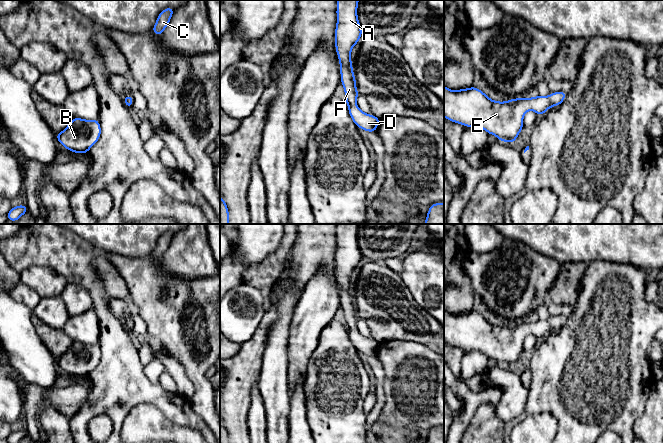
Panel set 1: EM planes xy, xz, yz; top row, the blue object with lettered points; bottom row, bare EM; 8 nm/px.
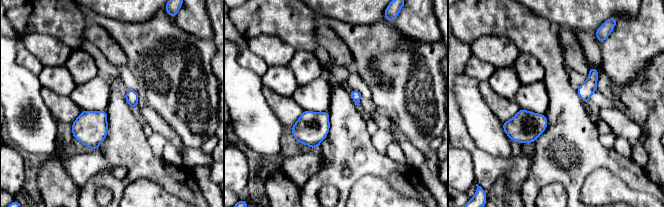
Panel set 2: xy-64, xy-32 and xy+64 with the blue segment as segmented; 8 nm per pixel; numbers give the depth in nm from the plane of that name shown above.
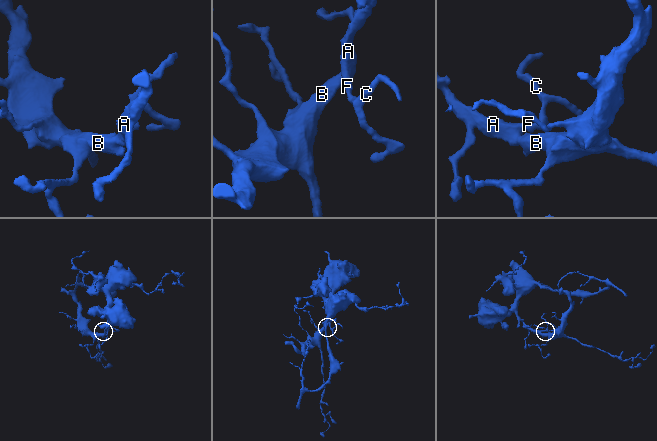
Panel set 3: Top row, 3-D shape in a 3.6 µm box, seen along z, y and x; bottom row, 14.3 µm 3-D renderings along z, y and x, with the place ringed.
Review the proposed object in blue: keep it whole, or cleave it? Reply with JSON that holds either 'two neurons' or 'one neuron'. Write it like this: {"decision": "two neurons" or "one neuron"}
{"decision": "one neuron"}

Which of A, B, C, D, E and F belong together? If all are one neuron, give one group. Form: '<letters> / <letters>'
A B C D E F

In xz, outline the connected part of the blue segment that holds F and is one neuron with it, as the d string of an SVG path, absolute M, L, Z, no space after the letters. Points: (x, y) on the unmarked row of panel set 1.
M359 224L337 225L337 249L335 252L335 271L340 287L341 308L344 310L346 327L353 346L367 356L376 356L381 343L362 336L356 329L359 317L354 301L351 273L363 258L357 240Z

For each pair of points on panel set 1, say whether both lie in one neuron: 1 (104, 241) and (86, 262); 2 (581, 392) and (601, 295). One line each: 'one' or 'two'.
1: two
2: one

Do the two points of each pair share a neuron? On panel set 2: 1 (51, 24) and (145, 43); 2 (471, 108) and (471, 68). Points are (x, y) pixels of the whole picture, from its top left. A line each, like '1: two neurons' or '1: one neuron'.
1: two neurons
2: two neurons

